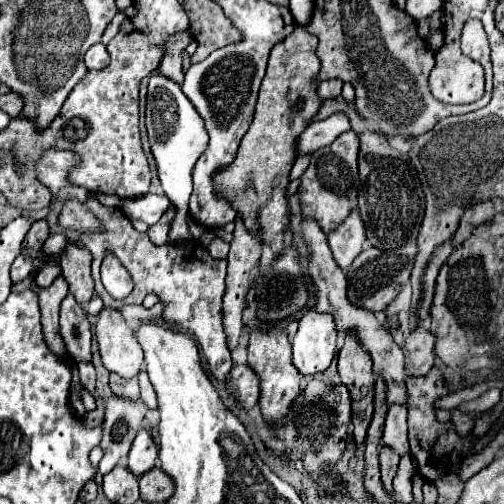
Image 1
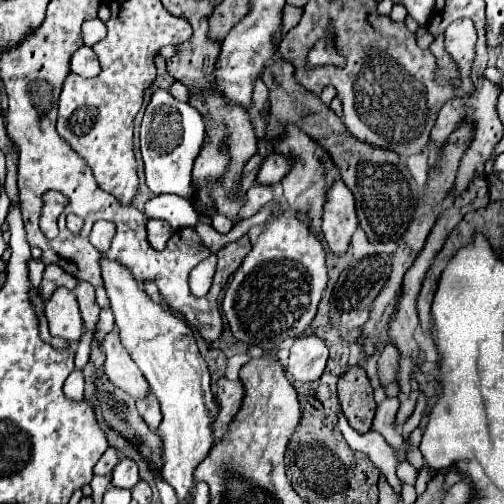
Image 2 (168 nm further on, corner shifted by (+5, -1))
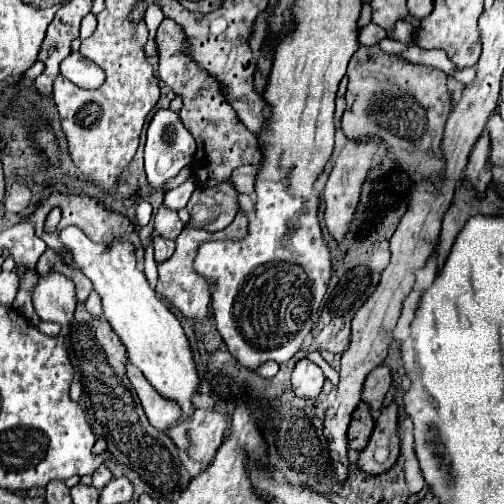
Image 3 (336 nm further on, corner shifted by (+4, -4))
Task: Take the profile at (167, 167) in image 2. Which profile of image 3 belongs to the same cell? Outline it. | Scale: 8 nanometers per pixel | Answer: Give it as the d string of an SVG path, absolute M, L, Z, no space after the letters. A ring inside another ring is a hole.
M157 109L157 113L149 123L147 143L145 143L145 173L149 185L157 191L165 191L165 183L177 177L177 173L183 167L191 165L193 155L195 155L195 139L179 119L179 113L171 109Z

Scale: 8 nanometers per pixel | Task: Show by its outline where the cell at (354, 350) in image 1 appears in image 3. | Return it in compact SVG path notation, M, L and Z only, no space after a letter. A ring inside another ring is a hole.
M359 403L357 411L353 411L351 415L351 423L349 423L349 445L357 451L361 451L369 437L373 433L373 417L371 417L371 409L367 403Z

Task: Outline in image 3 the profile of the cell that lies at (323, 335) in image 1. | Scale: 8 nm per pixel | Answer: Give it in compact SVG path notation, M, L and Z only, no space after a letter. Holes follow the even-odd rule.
M307 357L297 361L297 365L293 369L293 375L291 375L291 385L293 385L293 391L297 395L301 395L301 397L319 395L319 391L323 387L323 381L325 381L325 375L323 375L319 365L309 361Z

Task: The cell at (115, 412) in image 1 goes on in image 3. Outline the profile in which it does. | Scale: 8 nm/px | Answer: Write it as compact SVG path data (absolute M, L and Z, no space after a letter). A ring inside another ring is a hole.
M101 463L101 465L97 467L97 471L93 473L93 487L103 489L111 479L113 479L113 473L109 471L109 467L107 467L105 463Z

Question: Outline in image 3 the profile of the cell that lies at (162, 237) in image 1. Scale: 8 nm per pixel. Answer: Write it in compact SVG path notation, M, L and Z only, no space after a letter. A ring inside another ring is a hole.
M157 235L157 237L153 239L153 249L155 249L155 261L157 261L157 263L159 263L159 261L165 261L165 259L169 259L169 257L173 255L173 251L175 251L175 241Z

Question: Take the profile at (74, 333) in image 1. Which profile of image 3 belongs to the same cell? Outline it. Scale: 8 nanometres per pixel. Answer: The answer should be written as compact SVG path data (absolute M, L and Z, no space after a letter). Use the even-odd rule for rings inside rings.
M61 273L41 277L33 291L33 305L41 321L59 323L61 327L71 325L77 307L73 281Z

